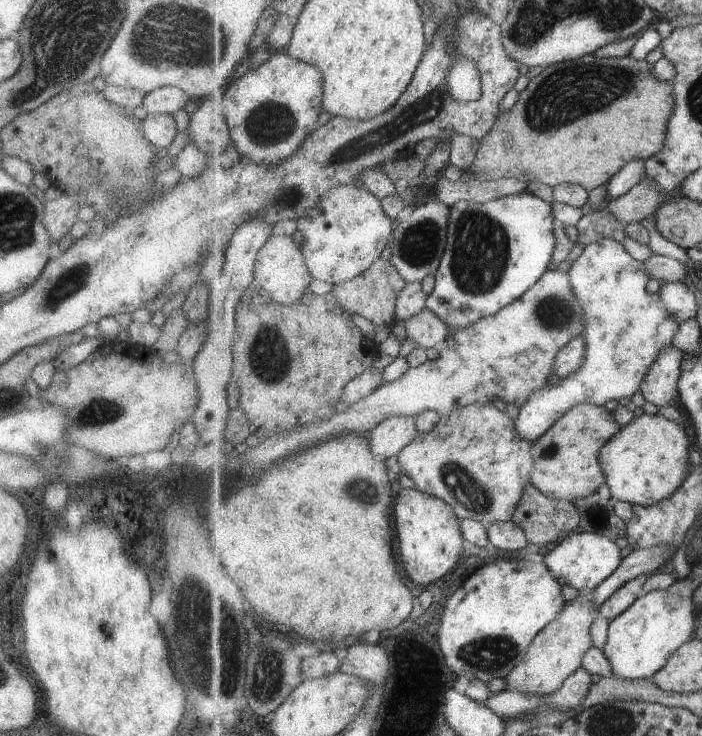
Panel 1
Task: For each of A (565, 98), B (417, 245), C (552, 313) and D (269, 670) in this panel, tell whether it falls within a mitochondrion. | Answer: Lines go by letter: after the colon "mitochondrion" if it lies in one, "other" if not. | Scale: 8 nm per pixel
A: mitochondrion
B: mitochondrion
C: mitochondrion
D: mitochondrion

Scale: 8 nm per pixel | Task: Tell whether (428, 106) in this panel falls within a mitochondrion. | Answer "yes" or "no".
yes

